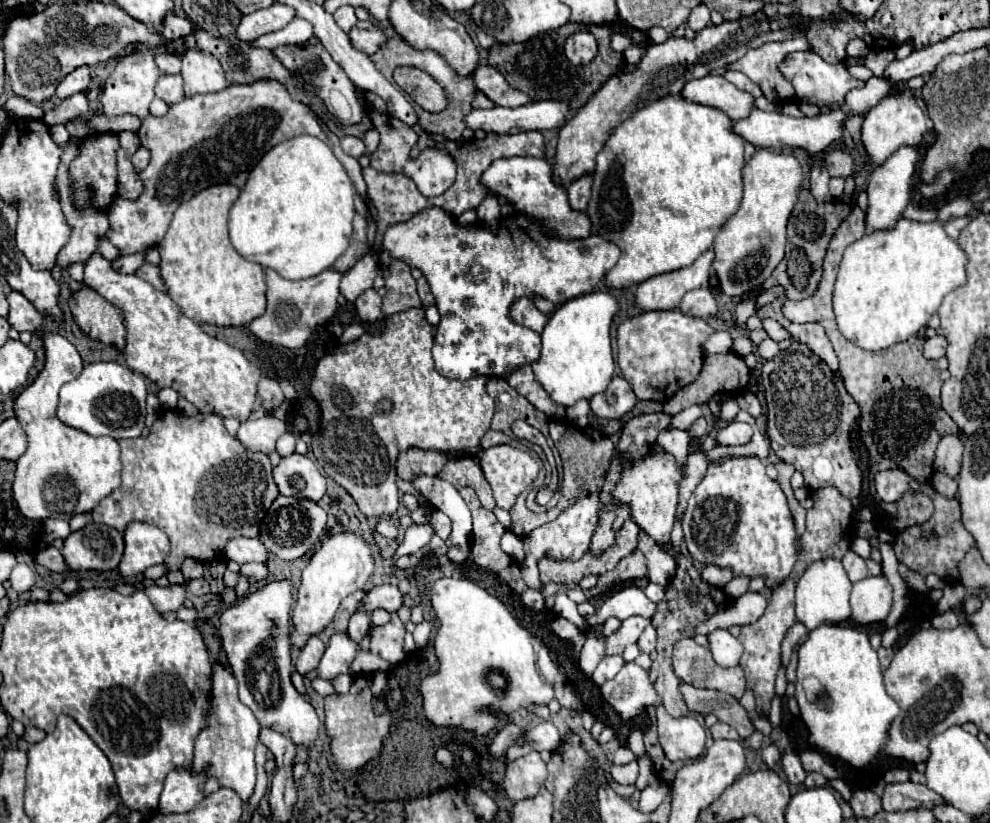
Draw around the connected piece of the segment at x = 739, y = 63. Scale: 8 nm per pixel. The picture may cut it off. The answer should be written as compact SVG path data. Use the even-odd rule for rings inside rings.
M792 38L786 42L768 42L760 48L752 48L744 54L744 58L738 58L734 64L730 64L732 70L744 72L748 78L752 78L764 92L764 96L780 104L784 100L794 98L792 84L778 72L778 64L784 60L786 54L796 50L808 50L806 38Z

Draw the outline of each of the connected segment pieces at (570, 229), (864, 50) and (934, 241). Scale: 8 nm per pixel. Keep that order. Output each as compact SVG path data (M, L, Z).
M532 156L496 160L490 164L484 176L480 176L480 184L488 188L488 194L500 200L508 200L518 212L524 212L530 220L540 222L544 232L552 236L560 236L562 240L574 240L574 238L588 238L592 232L588 216L584 212L576 212L570 208L566 188L554 184L552 164L548 164L546 160L538 160Z
M856 38L856 40L850 40L850 42L848 42L848 46L846 46L846 56L848 56L848 58L862 60L862 58L866 58L866 54L868 54L868 46L866 46L864 40Z
M900 218L892 230L868 232L850 244L834 286L838 330L862 350L884 350L928 324L944 296L966 282L966 254L936 222Z

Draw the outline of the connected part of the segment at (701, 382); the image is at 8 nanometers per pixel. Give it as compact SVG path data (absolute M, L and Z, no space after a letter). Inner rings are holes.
M736 352L714 354L704 360L700 378L676 392L676 396L664 404L664 412L676 416L690 404L706 404L708 398L714 394L738 394L748 386L748 382L750 370Z

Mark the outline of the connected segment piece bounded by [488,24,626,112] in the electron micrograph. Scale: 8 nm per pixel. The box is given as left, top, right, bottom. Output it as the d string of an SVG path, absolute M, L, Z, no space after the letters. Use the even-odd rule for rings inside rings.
M564 24L558 30L548 30L544 34L538 34L530 40L526 40L526 44L494 44L492 48L488 48L488 64L492 68L496 68L498 72L504 74L506 82L522 92L528 92L534 100L568 100L576 110L580 110L586 100L600 90L606 80L614 74L620 74L626 66L626 60L622 54L614 52L610 48L610 38L612 32L608 26L590 26L590 24ZM580 30L588 30L594 34L596 42L598 42L598 54L596 58L588 64L588 66L570 66L570 62L564 56L564 42L572 32L580 32Z

